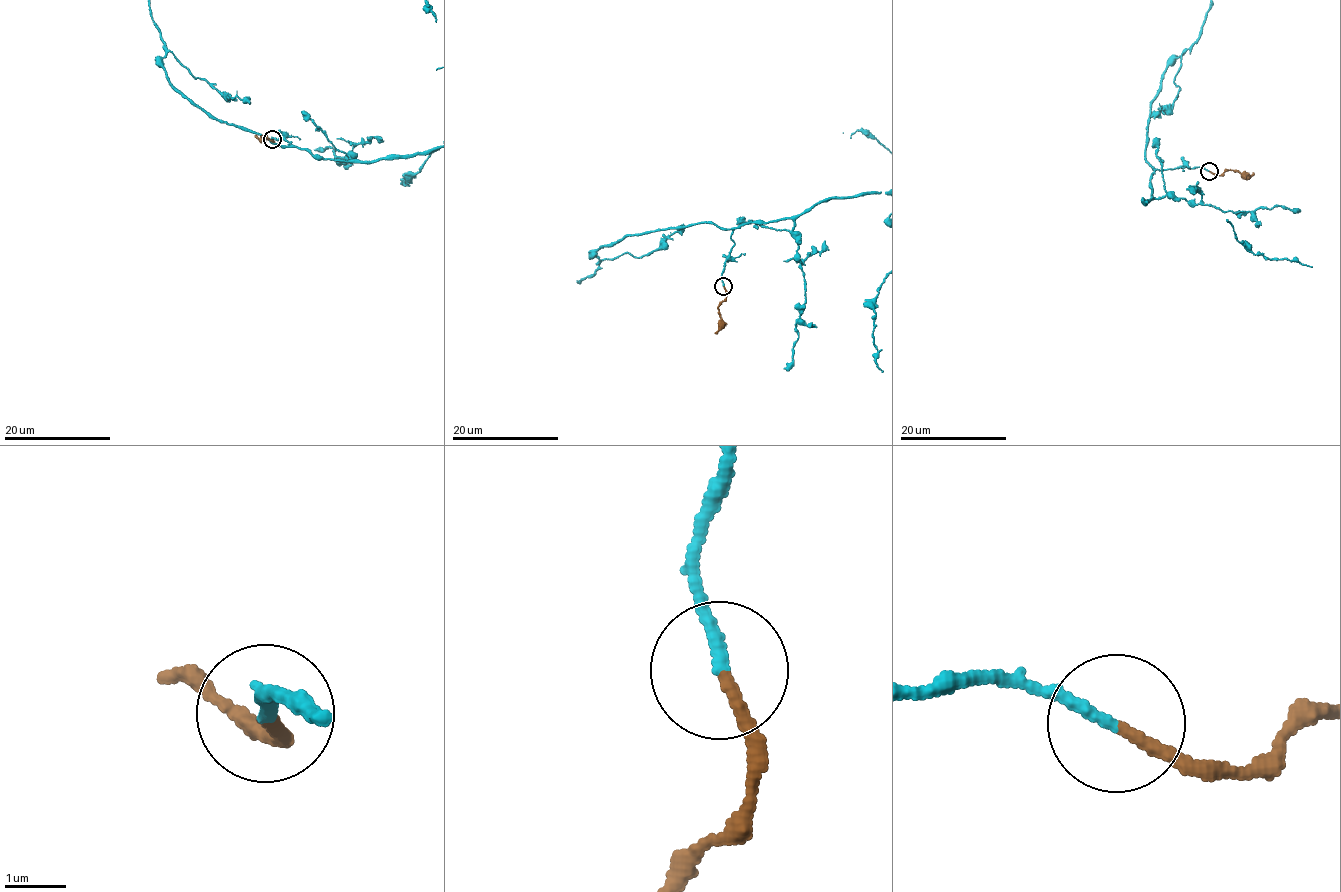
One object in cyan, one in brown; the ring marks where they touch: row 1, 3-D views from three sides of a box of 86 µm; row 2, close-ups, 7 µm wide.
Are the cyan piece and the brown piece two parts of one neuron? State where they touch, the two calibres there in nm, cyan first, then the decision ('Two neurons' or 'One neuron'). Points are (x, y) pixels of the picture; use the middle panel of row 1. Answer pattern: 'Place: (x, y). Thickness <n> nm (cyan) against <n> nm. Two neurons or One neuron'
Place: (723, 286). Thickness 200 nm (cyan) against 180 nm. One neuron

